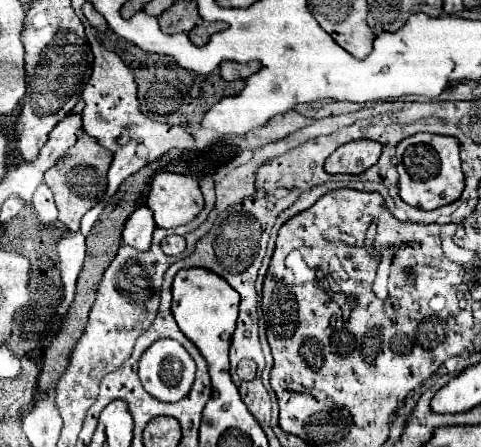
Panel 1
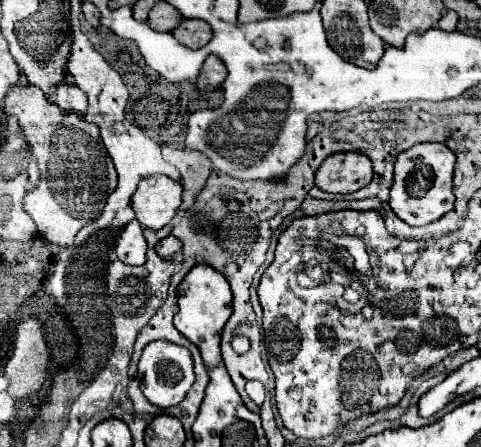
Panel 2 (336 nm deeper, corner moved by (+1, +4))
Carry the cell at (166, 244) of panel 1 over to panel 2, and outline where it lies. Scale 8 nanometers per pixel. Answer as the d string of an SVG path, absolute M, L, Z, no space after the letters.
M172 234L166 236L166 238L162 238L162 240L156 244L158 256L160 256L160 258L166 258L166 260L170 260L170 258L172 258L176 252L180 252L180 250L182 250L182 244L180 244L180 240L174 238Z

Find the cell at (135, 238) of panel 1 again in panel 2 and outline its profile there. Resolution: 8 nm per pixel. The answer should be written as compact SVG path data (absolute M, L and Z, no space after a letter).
M136 218L124 226L120 240L116 244L116 256L132 266L140 266L146 262L146 238Z

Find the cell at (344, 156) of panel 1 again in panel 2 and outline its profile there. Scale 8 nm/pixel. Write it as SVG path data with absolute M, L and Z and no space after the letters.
M338 152L320 164L316 186L326 192L348 194L370 184L372 174L372 162L362 152Z

